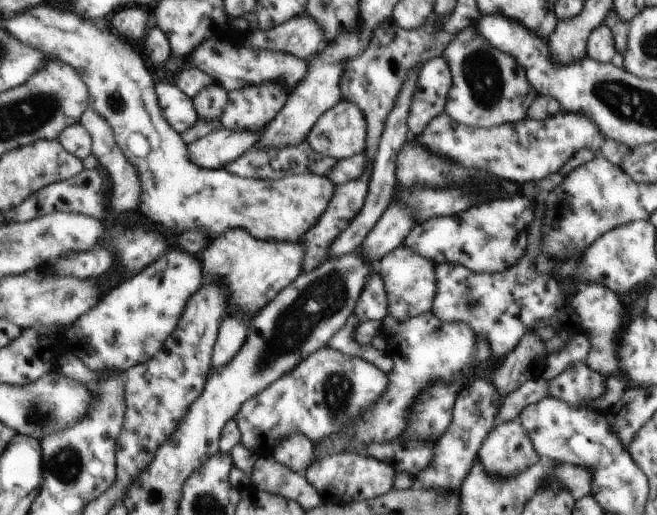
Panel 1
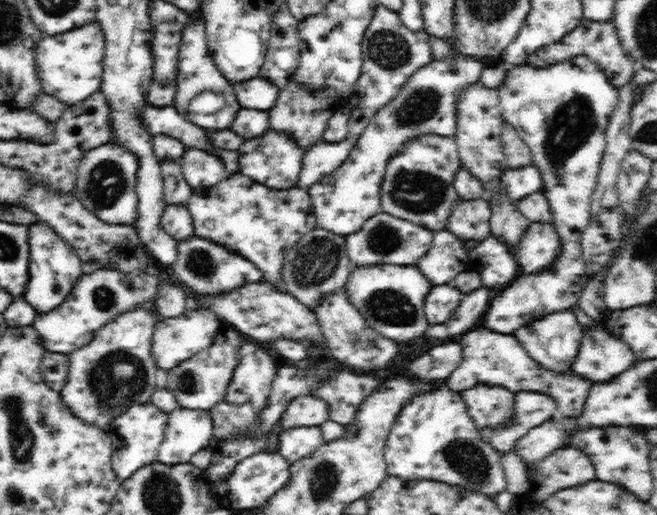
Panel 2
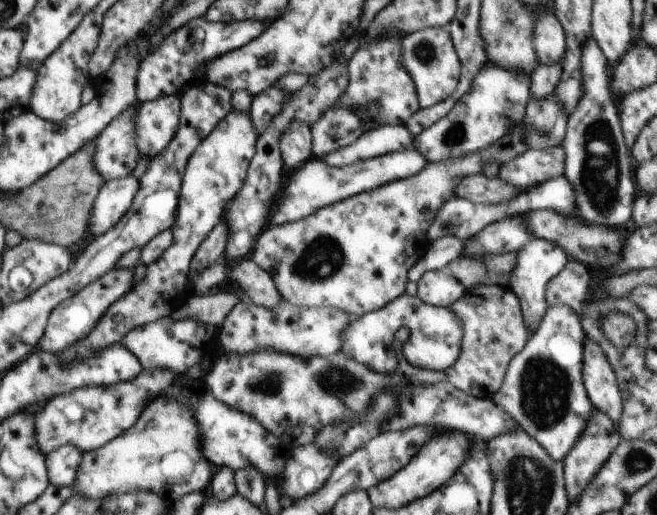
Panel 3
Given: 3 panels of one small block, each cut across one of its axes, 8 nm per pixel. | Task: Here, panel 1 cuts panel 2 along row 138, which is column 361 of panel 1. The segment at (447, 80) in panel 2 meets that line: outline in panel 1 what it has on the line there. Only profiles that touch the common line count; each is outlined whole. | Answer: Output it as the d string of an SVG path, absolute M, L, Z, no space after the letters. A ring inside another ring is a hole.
M327 345L306 356L291 372L268 384L263 391L247 399L237 411L234 421L240 432L240 443L257 457L269 457L274 444L289 433L299 433L316 443L346 427L358 419L360 412L373 401L378 401L387 387L388 377L381 369L359 357L345 356L345 353Z

